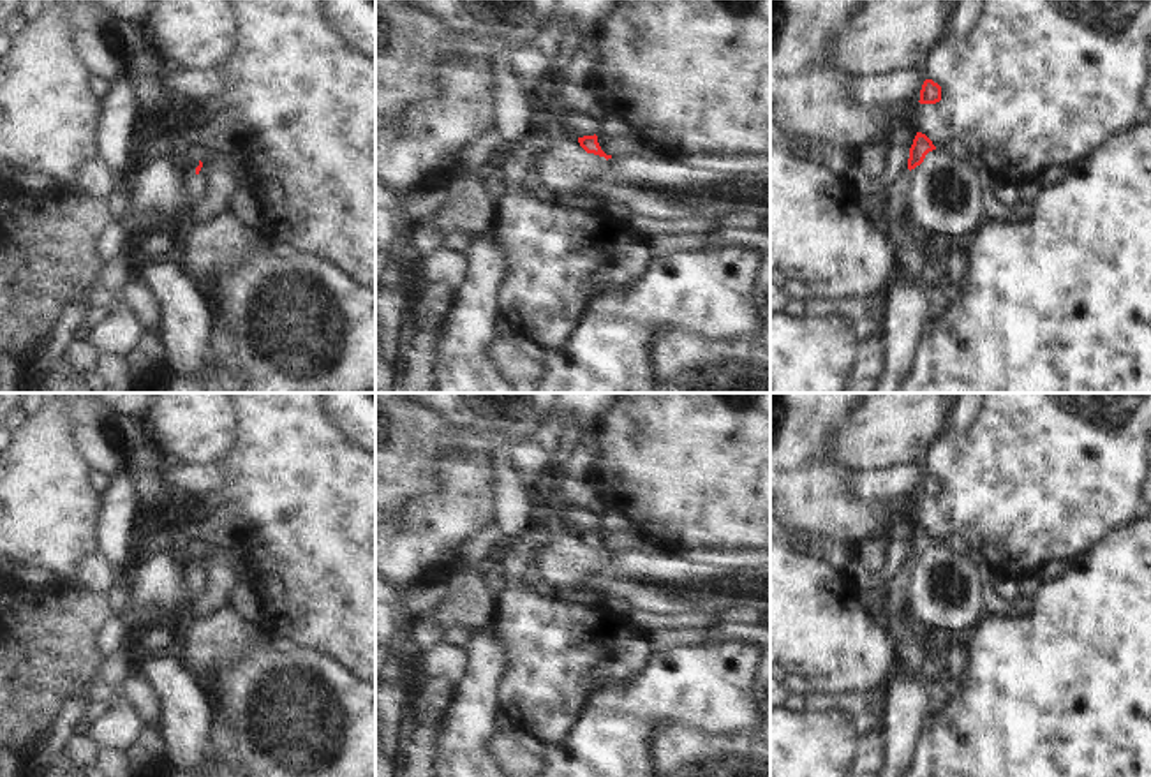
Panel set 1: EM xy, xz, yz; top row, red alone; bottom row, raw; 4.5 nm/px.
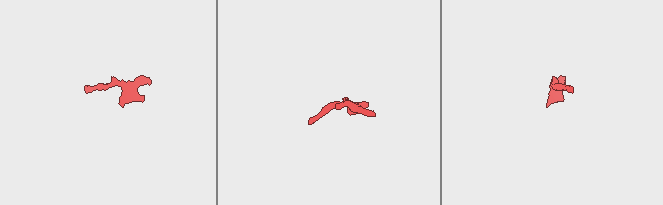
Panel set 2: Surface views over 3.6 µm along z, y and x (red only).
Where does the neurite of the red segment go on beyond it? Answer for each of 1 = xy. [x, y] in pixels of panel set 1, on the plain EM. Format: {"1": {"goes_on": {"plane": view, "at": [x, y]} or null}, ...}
{"1": {"goes_on": null}}

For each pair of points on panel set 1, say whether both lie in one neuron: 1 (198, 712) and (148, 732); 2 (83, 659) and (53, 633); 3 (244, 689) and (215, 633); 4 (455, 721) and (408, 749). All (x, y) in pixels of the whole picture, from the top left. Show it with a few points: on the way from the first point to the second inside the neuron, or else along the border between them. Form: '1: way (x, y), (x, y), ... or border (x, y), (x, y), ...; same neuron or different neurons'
1: border (157, 728), (163, 739), (164, 758); different neurons
2: way (76, 656), (60, 640); same neuron
3: border (265, 647), (247, 651), (222, 670), (210, 696); different neurons
4: border (452, 693), (438, 723), (429, 758); different neurons

